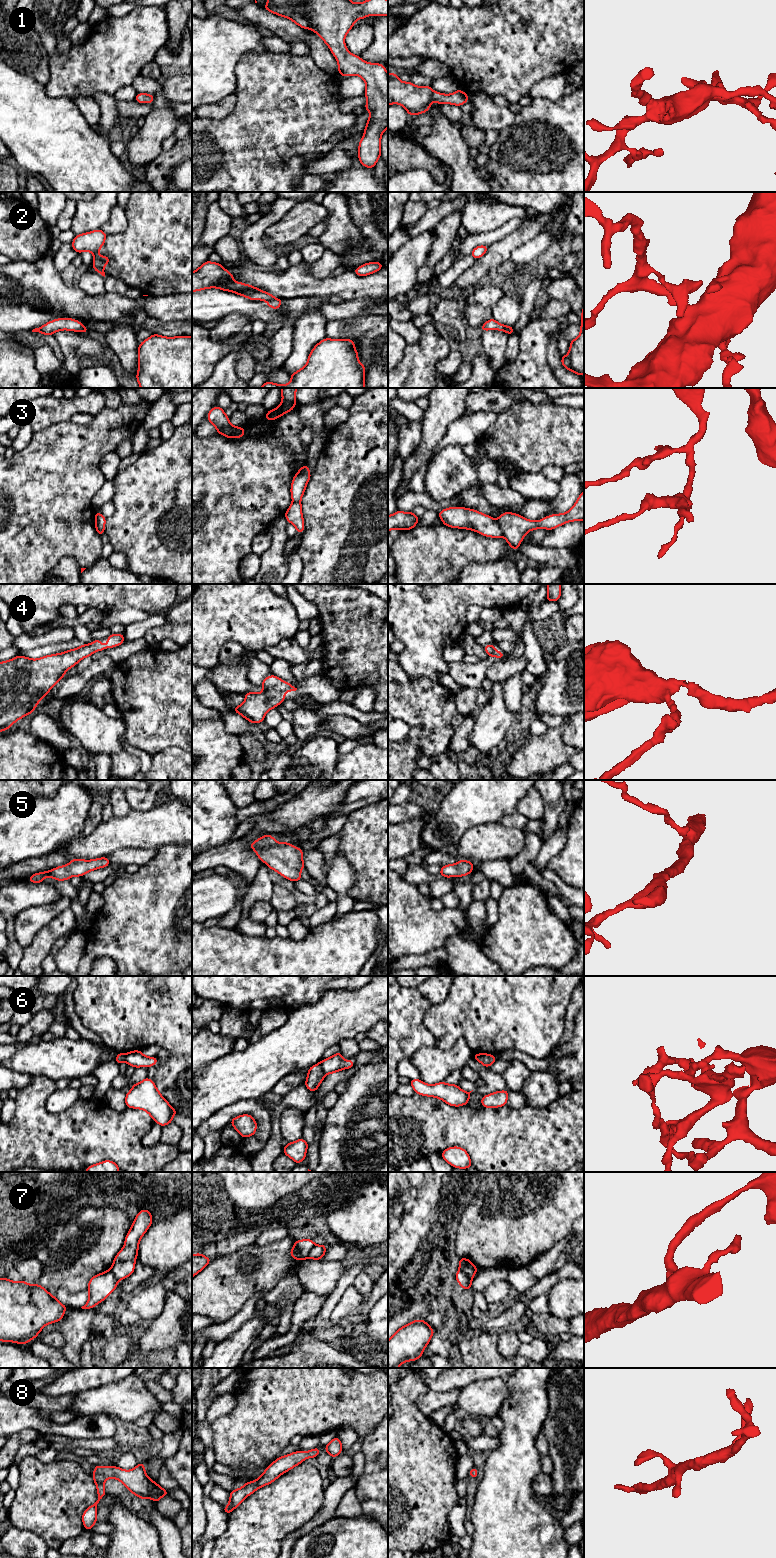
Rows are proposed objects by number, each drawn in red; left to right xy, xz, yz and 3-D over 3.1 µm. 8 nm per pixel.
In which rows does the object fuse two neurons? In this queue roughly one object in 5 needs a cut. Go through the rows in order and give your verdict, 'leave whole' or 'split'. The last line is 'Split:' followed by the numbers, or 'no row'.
1: leave whole
2: leave whole
3: split
4: leave whole
5: leave whole
6: split
7: split
8: leave whole
Split: 3, 6, 7

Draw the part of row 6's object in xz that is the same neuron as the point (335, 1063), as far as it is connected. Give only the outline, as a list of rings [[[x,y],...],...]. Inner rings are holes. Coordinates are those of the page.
[[[340,1051],[327,1059],[321,1060],[319,1064],[323,1072],[327,1075],[329,1073],[335,1074],[338,1071],[349,1069],[355,1065],[355,1061],[344,1060]]]

